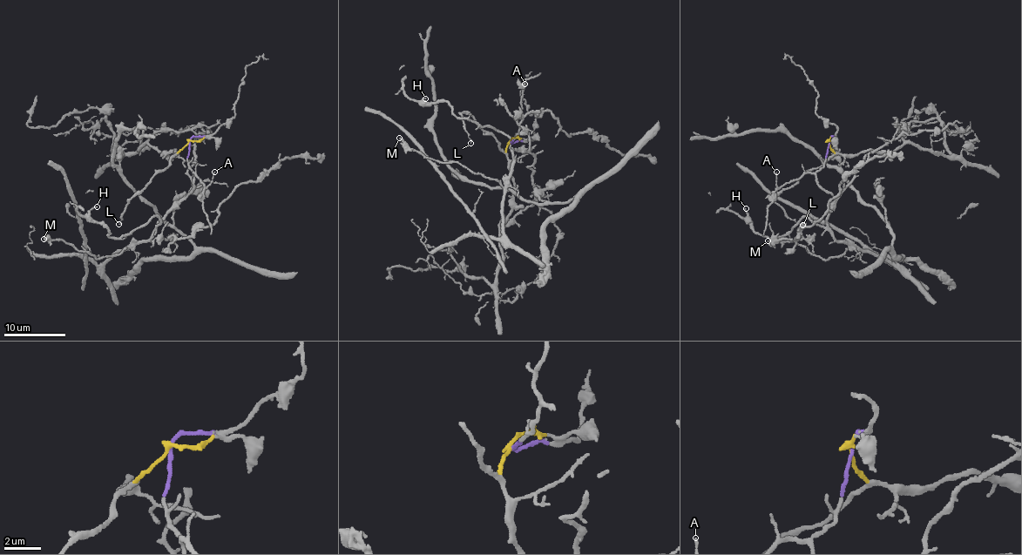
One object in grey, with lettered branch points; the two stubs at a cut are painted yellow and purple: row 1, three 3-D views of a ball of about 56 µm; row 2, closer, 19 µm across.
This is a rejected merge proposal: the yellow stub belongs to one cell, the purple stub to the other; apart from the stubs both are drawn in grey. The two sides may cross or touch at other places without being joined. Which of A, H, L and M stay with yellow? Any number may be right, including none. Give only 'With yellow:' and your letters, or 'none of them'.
With yellow: L

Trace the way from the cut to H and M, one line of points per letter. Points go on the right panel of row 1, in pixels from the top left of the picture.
H: (829, 142), (815, 172), (835, 198), (824, 226), (806, 216), (768, 239), (752, 229), (745, 207)
M: (829, 142), (815, 180), (835, 199), (829, 230), (854, 247), (822, 259), (795, 242), (768, 240)

